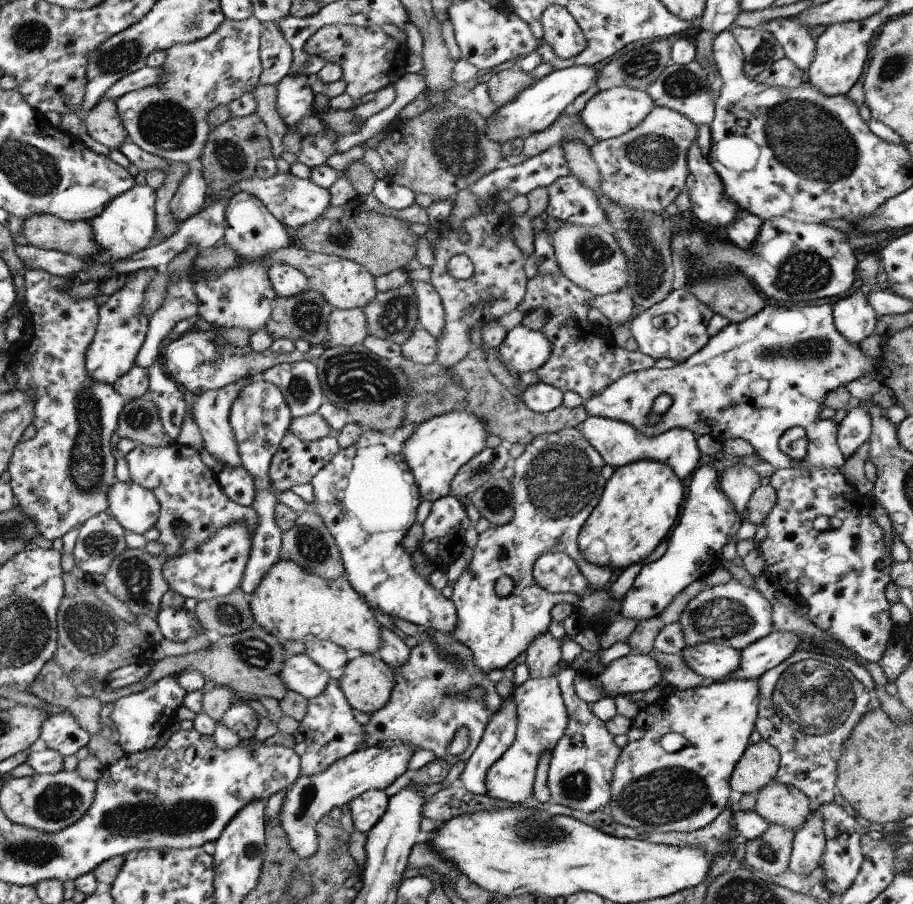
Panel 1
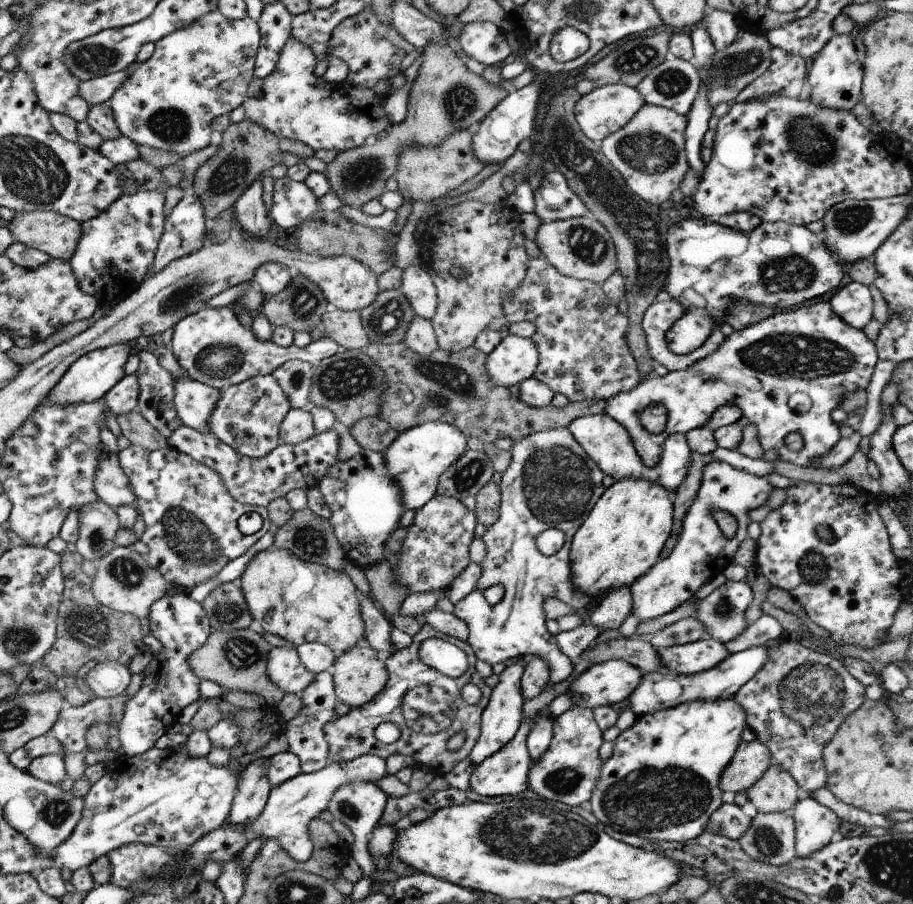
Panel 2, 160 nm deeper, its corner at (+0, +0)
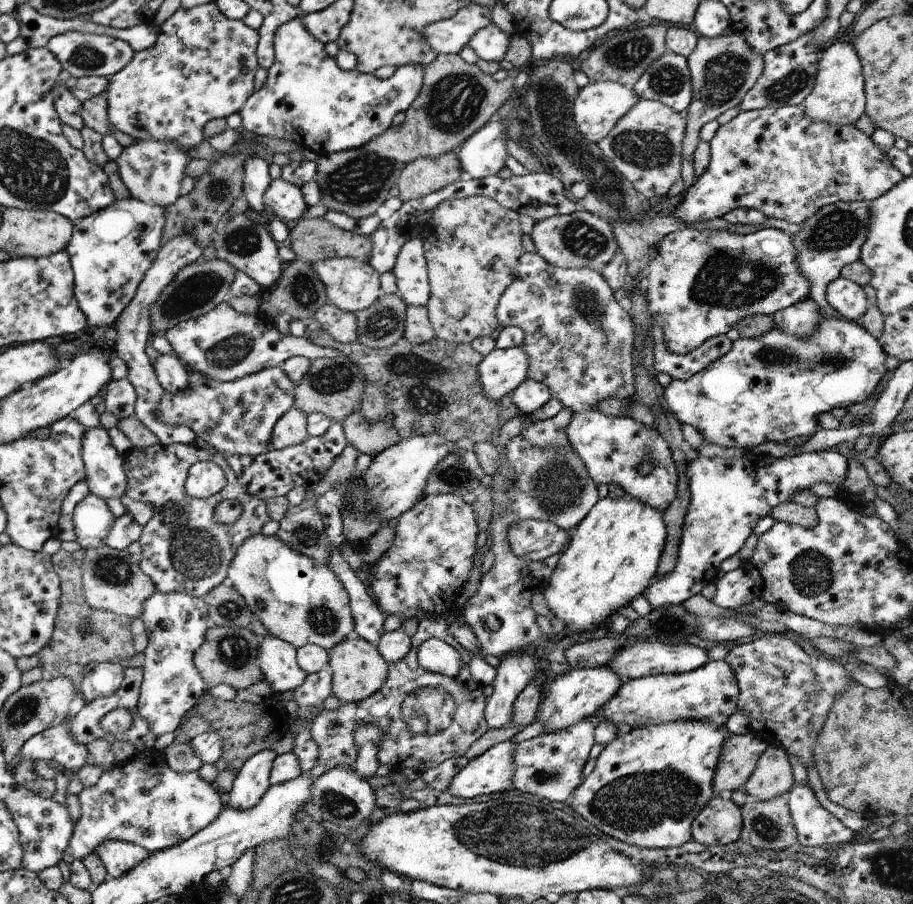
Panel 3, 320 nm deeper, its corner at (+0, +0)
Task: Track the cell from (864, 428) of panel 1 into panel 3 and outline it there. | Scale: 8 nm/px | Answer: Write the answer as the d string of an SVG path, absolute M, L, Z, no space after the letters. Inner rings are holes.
M834 450L820 452L812 451L811 453L804 452L798 455L786 455L785 457L780 457L777 460L776 458L774 458L774 462L766 462L766 460L762 462L760 458L757 458L756 454L752 454L750 451L746 451L744 455L731 459L725 459L714 456L714 457L696 457L695 459L688 461L687 465L685 466L685 475L688 477L689 480L688 486L690 498L688 510L684 519L684 526L681 534L681 543L679 546L676 566L674 567L674 570L672 572L669 572L665 577L656 580L656 582L652 581L652 584L645 589L645 592L642 595L646 595L646 599L649 600L649 605L652 605L652 608L654 610L660 607L669 607L672 605L683 603L685 600L688 600L691 596L700 593L704 586L708 586L708 584L712 584L712 582L716 583L718 581L716 574L718 574L718 572L721 570L722 568L721 564L727 558L730 558L733 554L738 553L738 551L744 546L744 542L746 542L748 536L752 534L752 530L754 530L754 526L756 526L756 523L758 522L758 520L760 520L760 518L764 518L765 516L767 516L771 512L771 510L775 508L775 506L783 505L788 501L792 501L793 498L795 497L795 494L798 491L806 490L811 485L822 484L822 482L826 482L826 484L834 484L834 482L837 482L839 486L842 487L844 479L847 476L847 472L848 472L848 459L844 457L842 454L834 452Z

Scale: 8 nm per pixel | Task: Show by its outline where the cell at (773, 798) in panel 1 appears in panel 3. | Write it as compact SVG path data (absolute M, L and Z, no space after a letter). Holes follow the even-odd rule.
M766 747L745 784L744 792L751 800L767 801L782 793L788 793L794 784L793 769L788 759L783 747Z

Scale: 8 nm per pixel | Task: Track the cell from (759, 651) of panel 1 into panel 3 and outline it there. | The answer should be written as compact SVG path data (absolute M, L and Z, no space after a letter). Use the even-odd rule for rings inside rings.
M708 661L696 670L680 674L648 675L624 680L615 696L602 707L604 722L628 724L633 729L681 720L708 721L725 729L725 724L737 712L739 686L734 671L724 661Z

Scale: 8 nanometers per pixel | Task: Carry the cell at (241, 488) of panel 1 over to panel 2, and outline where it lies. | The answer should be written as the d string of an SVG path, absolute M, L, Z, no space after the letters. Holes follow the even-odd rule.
M180 425L168 438L170 447L191 455L198 462L212 467L224 480L231 496L245 505L267 507L274 499L285 497L292 489L310 489L318 486L320 479L337 464L340 446L339 427L316 433L295 445L278 445L263 457L241 455L212 433L204 433Z

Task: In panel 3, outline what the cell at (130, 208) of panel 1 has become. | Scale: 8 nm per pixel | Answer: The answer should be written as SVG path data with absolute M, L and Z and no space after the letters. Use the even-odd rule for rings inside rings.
M131 196L128 199L116 199L106 209L76 221L74 225L74 236L66 248L74 271L74 296L78 299L80 310L87 315L87 324L94 328L113 327L123 310L134 300L139 285L158 258L158 252L163 246L163 230L166 228L165 207L145 203Z

